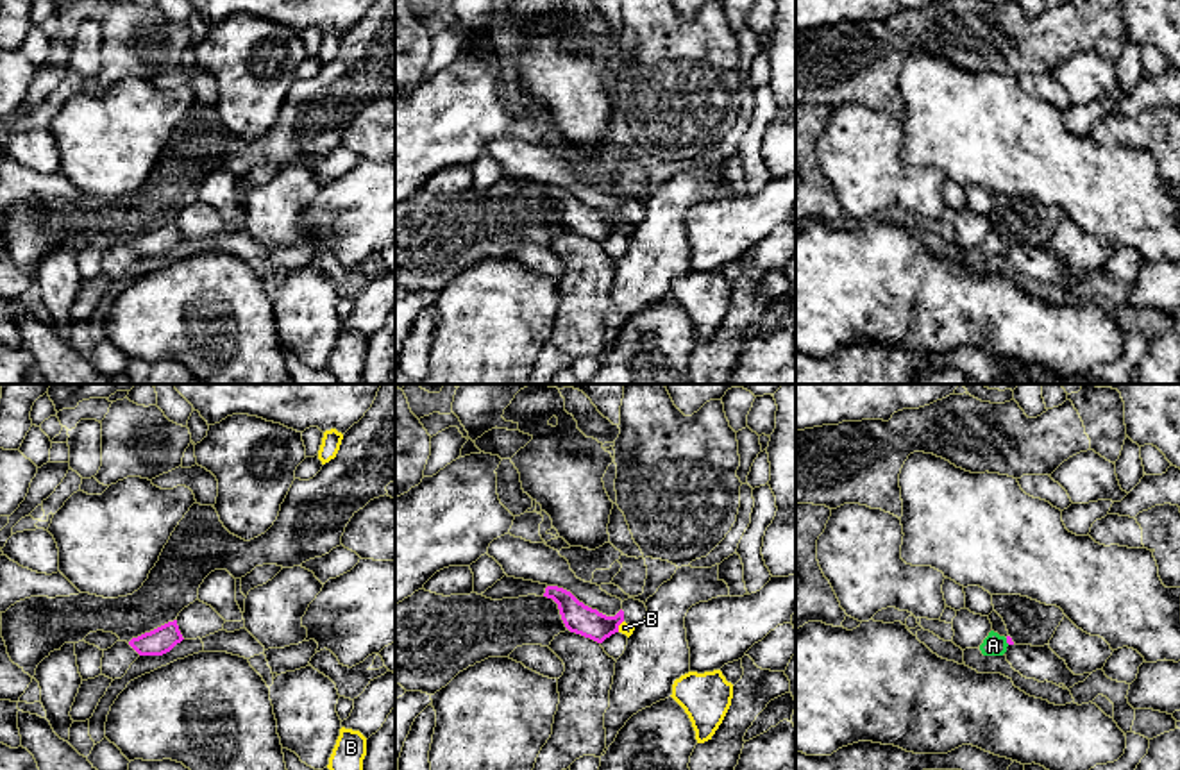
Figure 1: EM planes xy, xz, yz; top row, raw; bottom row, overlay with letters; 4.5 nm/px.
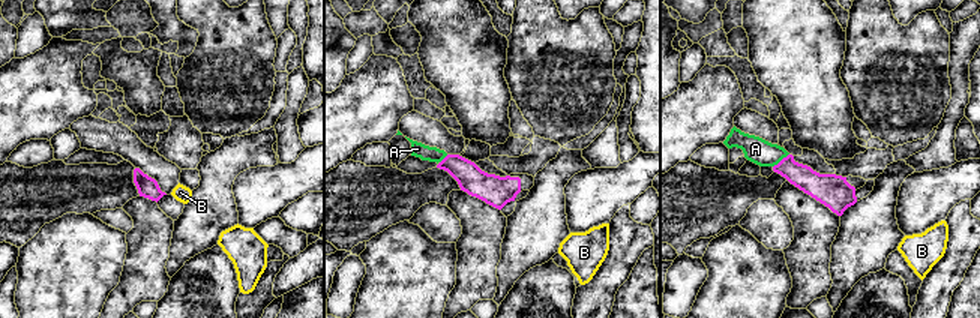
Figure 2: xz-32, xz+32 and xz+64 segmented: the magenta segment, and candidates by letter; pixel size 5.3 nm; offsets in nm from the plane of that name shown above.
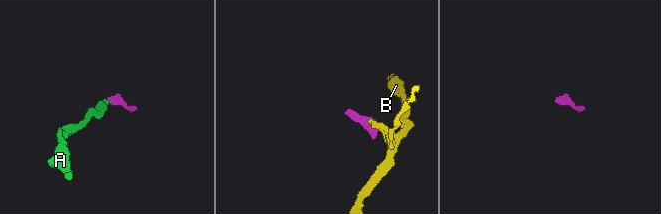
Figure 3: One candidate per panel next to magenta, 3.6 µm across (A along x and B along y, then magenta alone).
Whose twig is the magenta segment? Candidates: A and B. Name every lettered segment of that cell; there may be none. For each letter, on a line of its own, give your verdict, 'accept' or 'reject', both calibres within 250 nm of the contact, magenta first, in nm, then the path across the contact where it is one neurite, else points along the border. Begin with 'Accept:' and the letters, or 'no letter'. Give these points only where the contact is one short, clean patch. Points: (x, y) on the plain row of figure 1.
Accept: A
A: accept; calibres 30 and 100 nm; way yz (1009, 240), (1007, 242), (993, 245)
B: reject; calibres 140 and 50 nm; border xz (623, 220), (617, 231)

